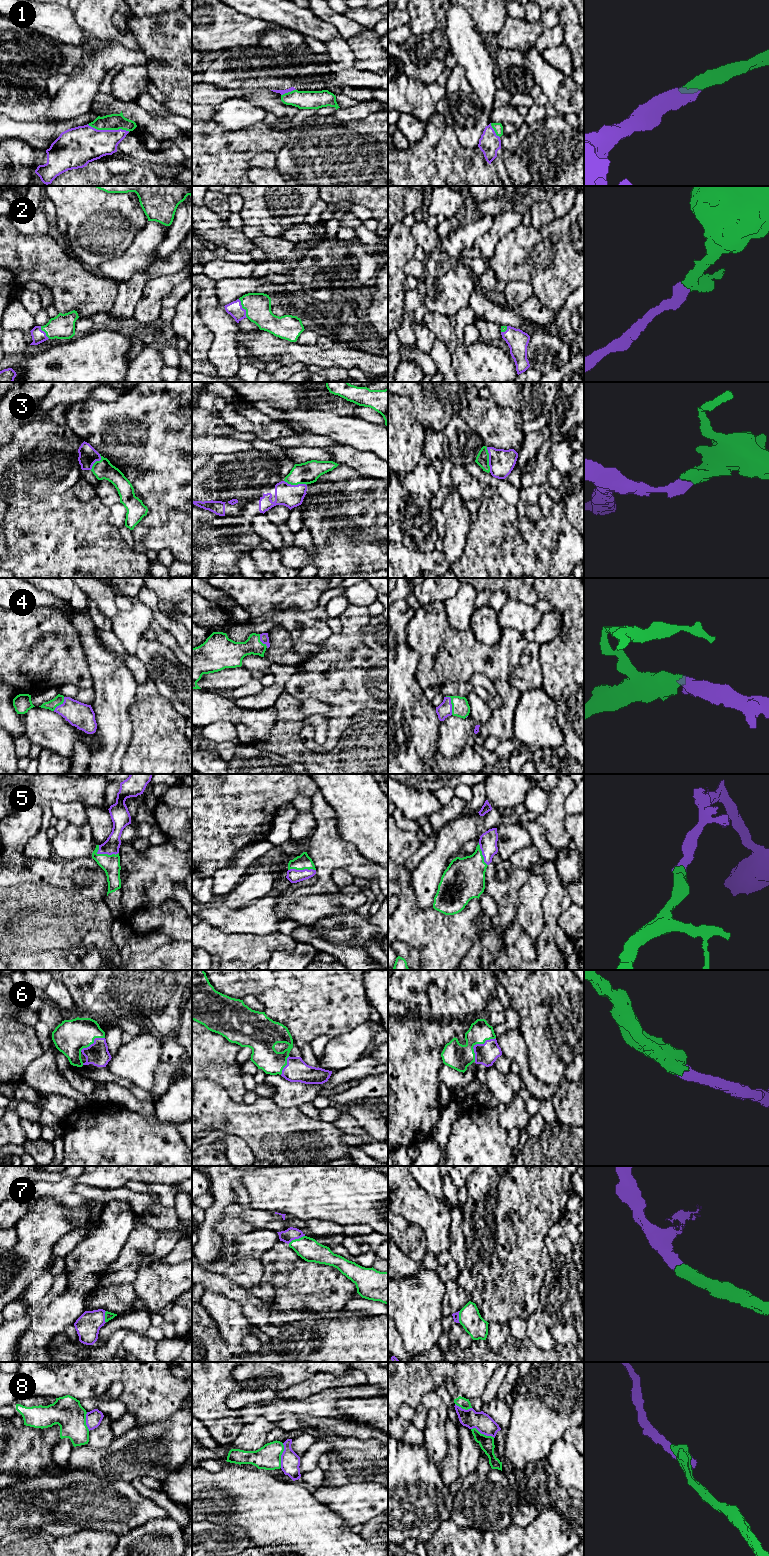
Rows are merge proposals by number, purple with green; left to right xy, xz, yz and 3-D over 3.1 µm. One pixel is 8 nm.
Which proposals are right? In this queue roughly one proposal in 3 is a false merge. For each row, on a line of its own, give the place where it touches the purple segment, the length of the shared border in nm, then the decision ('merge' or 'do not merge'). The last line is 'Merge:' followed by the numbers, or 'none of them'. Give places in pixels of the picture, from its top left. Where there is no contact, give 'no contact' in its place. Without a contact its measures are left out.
1: contact xy (108, 130); length 340 nm; merge
2: contact xz (242, 308); length 170 nm; merge
3: contact yz (489, 459); length 200 nm; merge
4: contact yz (451, 704); length 160 nm; merge
5: contact xy (107, 853); length 180 nm; merge
6: contact yz (477, 1044); length 260 nm; merge
7: contact xz (296, 1238); length 150 nm; merge
8: contact xz (281, 1455); length 200 nm; do not merge
Merge: 1, 2, 3, 4, 5, 6, 7

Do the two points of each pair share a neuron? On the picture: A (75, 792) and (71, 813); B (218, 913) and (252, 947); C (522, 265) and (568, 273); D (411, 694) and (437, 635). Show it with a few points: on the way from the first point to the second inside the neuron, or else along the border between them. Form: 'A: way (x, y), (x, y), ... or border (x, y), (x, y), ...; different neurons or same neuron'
A: border (52, 800), (60, 802), (80, 801), (86, 806); different neurons
B: border (215, 927), (224, 932), (244, 932), (261, 936); different neurons
C: way (533, 265), (557, 265); same neuron
D: border (419, 659), (416, 665), (415, 680), (423, 690); different neurons

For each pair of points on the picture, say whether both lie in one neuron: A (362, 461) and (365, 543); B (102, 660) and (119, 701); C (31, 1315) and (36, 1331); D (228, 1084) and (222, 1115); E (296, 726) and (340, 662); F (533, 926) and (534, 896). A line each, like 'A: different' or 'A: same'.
A: different
B: same
C: different
D: different
E: different
F: same

